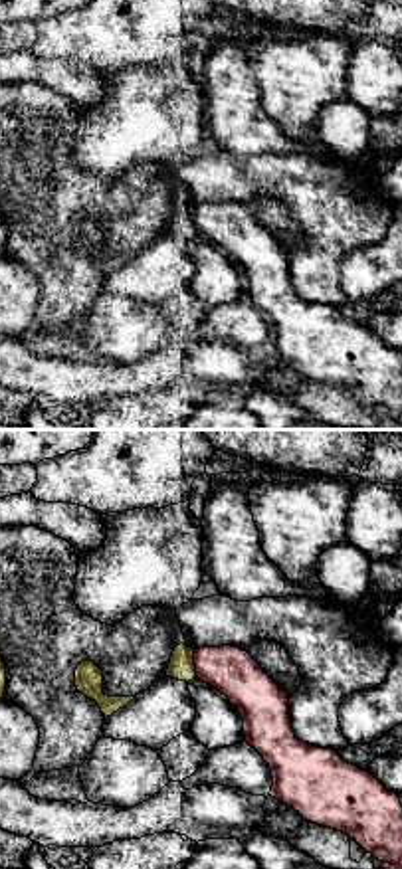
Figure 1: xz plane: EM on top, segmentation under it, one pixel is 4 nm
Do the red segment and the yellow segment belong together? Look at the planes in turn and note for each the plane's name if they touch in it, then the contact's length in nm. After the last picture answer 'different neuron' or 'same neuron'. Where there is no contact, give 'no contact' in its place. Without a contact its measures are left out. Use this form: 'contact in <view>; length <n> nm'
contact in xz; length 110 nm

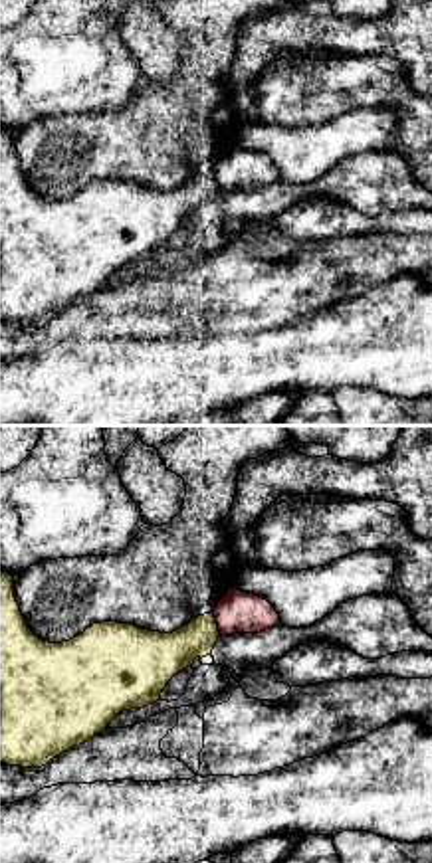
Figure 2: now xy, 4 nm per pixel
contact in xy; length 100 nm

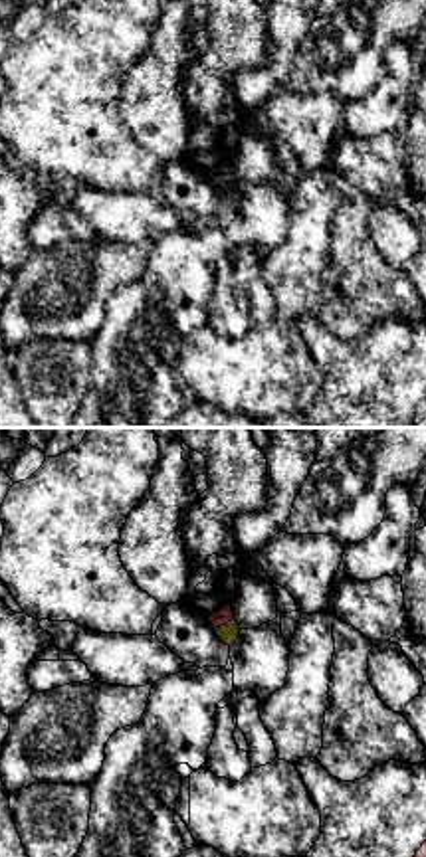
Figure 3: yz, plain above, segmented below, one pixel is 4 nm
contact in yz; length 100 nm

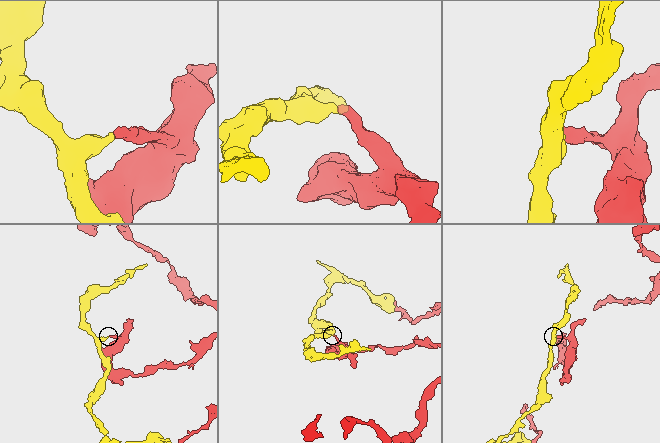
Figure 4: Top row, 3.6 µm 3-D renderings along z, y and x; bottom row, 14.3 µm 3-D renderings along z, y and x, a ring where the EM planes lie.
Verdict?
different neuron

